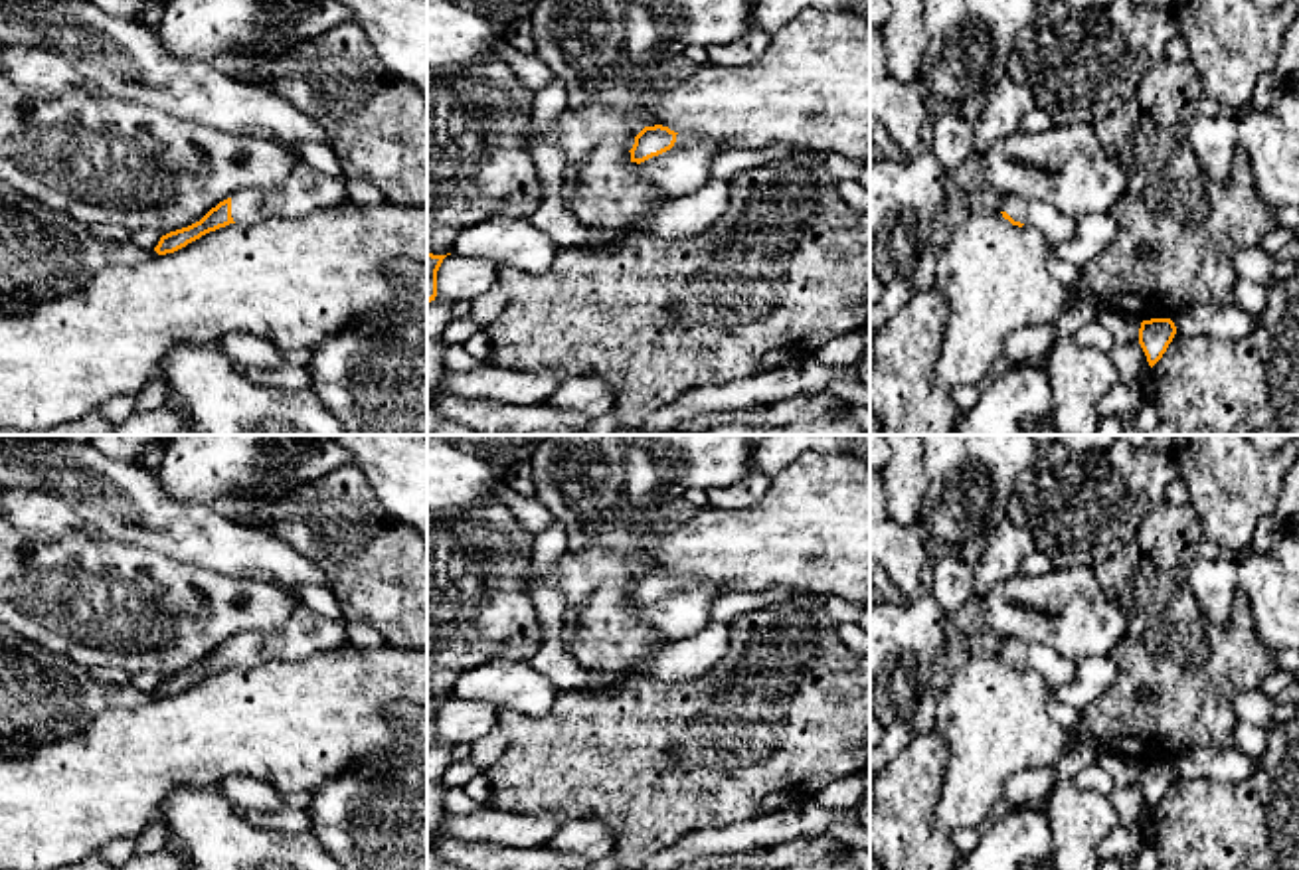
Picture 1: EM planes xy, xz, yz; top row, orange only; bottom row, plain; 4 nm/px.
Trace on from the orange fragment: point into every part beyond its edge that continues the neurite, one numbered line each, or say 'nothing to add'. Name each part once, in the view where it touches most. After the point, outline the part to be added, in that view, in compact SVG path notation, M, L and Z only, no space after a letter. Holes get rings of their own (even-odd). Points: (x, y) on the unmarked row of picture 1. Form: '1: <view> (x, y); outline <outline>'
1: xz (681, 613); outline M680 575L670 593L637 607L639 619L666 641L682 641L710 623L710 605L718 595L716 581Z

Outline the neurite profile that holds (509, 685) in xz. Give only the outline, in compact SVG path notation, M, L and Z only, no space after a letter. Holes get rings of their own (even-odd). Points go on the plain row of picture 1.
M506 658L467 668L451 688L451 698L476 700L532 718L546 716L556 696L558 688L554 682L538 672L528 660Z

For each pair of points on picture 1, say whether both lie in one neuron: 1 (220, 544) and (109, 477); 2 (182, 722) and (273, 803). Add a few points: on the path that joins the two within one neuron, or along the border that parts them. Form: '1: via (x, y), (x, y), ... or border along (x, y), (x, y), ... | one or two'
1: via (192, 534), (155, 522), (137, 505) | one
2: border along (218, 787), (226, 778), (256, 778), (279, 791) | two

